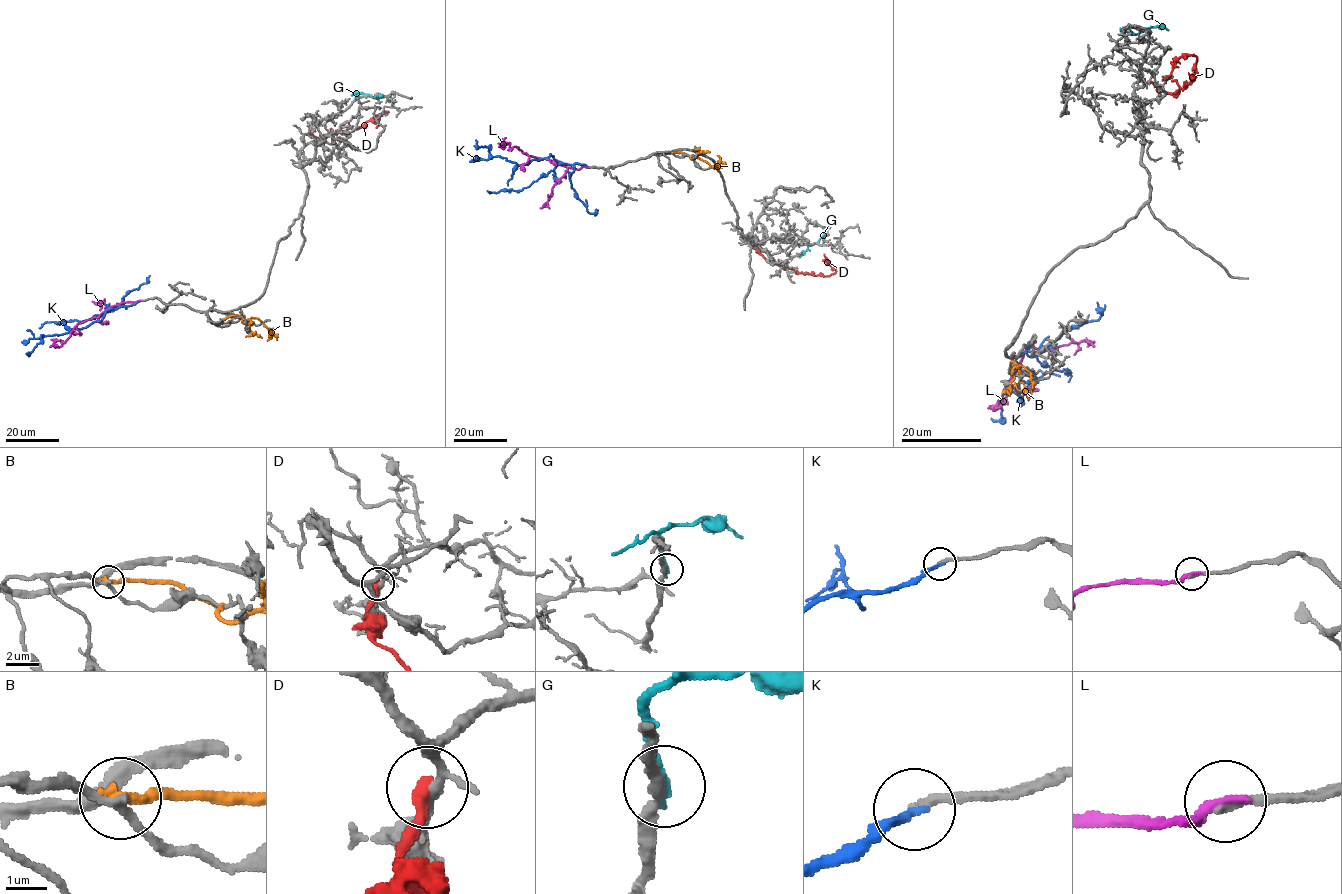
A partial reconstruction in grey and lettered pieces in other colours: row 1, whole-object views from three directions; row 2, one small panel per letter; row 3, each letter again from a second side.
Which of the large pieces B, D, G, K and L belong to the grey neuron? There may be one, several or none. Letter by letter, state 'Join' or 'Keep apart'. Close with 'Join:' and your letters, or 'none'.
B: Keep apart
D: Keep apart
G: Keep apart
K: Join
L: Keep apart
Join: K

